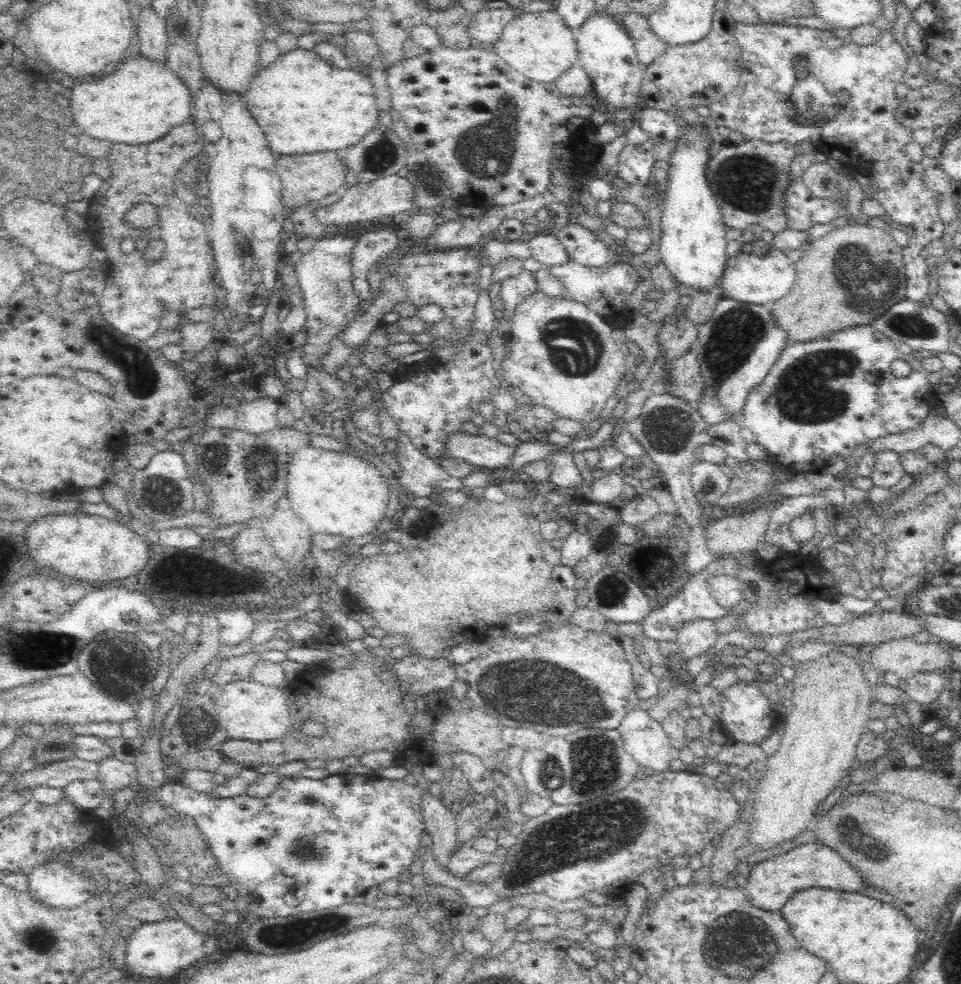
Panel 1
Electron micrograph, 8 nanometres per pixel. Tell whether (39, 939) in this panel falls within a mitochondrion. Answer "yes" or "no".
yes

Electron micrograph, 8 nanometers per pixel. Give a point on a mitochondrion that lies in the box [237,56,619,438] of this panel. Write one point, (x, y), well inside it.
(486, 151)

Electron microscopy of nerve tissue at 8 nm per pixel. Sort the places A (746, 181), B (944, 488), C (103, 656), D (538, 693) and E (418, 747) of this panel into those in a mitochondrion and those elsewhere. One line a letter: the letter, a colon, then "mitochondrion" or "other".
A: mitochondrion
B: other
C: mitochondrion
D: mitochondrion
E: other

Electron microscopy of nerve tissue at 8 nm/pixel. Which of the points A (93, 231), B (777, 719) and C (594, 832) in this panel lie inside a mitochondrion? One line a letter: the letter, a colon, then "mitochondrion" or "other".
A: other
B: other
C: mitochondrion

